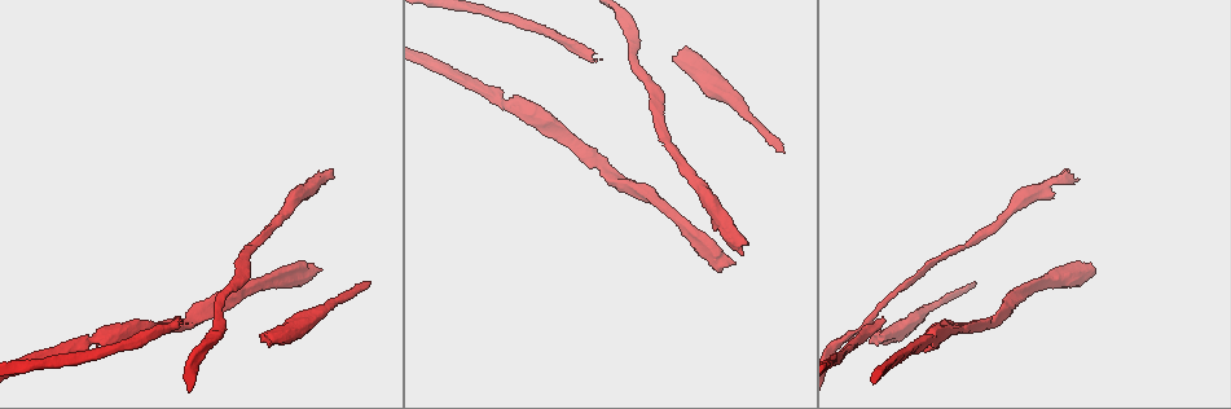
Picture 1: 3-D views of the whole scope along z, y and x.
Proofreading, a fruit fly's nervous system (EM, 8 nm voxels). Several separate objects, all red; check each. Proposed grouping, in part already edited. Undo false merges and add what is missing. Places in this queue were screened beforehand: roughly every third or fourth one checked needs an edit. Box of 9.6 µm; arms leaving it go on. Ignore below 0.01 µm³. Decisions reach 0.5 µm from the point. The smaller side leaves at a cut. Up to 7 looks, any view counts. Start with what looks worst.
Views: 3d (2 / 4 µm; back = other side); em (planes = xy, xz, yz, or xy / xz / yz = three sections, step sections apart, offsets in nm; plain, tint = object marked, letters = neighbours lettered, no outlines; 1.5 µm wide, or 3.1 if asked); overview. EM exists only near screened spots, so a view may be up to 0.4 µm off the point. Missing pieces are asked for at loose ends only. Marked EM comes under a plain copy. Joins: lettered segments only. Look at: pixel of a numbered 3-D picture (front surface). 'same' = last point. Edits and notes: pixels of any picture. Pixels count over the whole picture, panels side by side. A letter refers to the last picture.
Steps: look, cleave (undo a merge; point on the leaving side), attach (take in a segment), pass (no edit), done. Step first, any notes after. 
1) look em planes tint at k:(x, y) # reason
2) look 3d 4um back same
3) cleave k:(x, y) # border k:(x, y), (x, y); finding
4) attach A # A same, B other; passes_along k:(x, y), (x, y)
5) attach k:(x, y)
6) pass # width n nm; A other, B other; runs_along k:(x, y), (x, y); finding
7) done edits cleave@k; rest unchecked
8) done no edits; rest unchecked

look em yz step 4 letters at 1:(881, 321) # free end

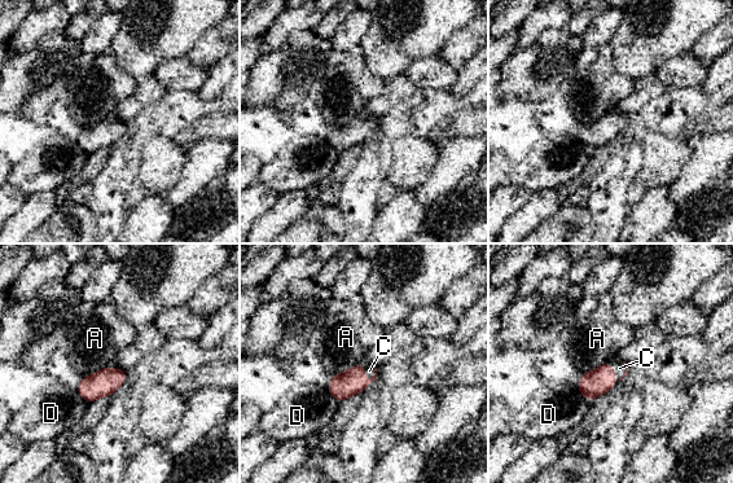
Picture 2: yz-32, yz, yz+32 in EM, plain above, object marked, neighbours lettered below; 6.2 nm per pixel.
look em planes letters same

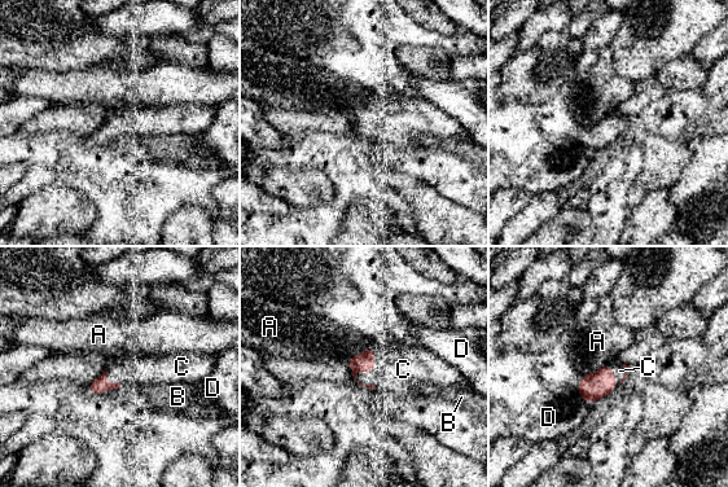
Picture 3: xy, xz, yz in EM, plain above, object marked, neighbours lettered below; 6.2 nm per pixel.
attach C # A other, B other, C same, D other; passes_along 3:(364, 362), (362, 371), (402, 371); it goes on there

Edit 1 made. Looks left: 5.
look 3d 4um at 1:(517, 108) # sudden change in width

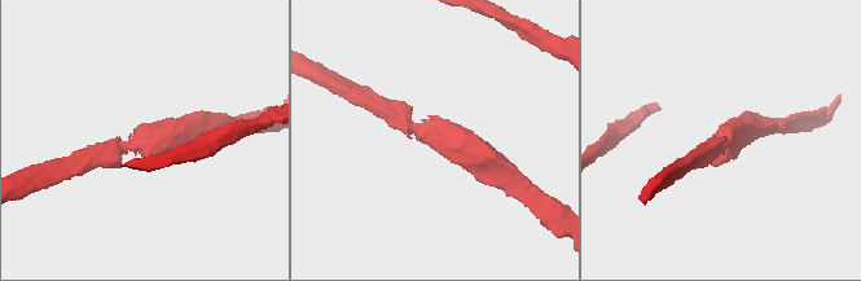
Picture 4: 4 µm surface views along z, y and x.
look em planes letters at 4:(142, 143)

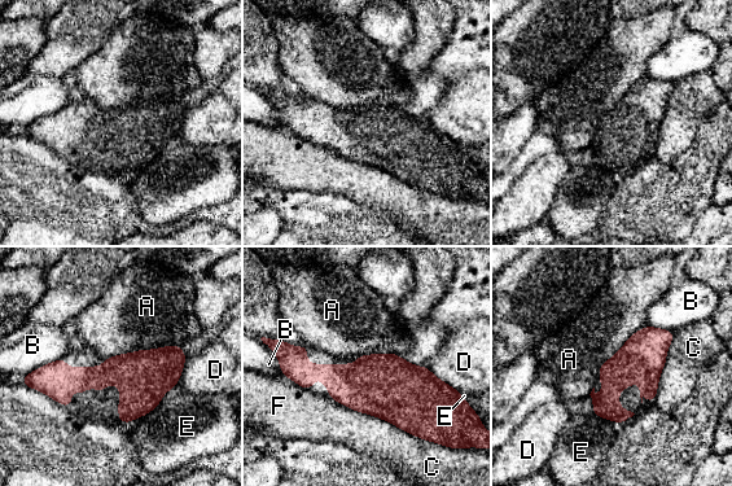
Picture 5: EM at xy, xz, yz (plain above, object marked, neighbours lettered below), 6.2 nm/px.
pass # width 260 nm; longest_contact C 650 nm; A other, B other, C other, D other, E other, F other; all the same cell

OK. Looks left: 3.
look em xz step 4 tint at 1:(695, 234) # calibre changes

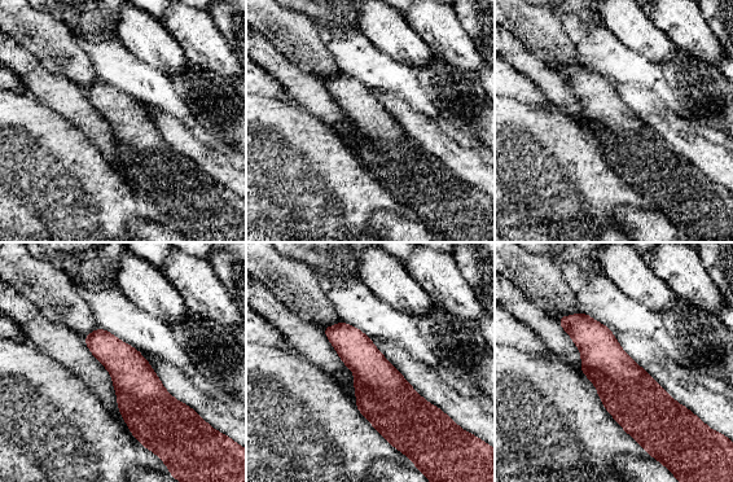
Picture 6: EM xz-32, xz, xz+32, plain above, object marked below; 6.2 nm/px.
look em planes letters same

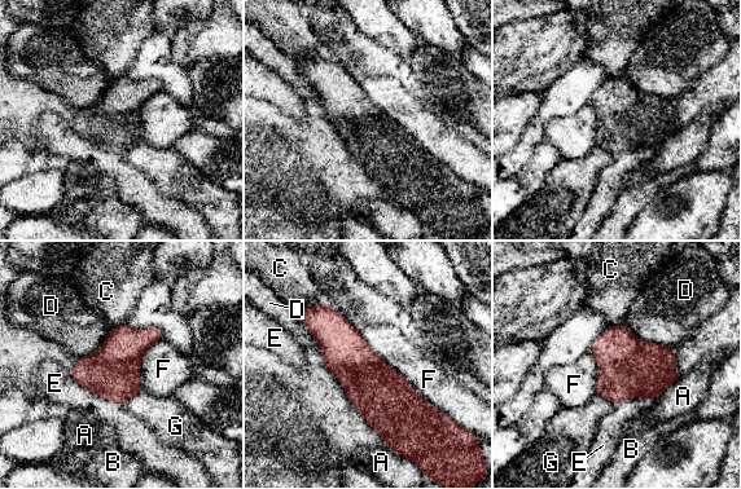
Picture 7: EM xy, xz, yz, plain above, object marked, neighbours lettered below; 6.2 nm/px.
pass # A other, B other, C other, D other, E other, F other, G other; border 7:(327, 303), (378, 357), (444, 413); continuous, no second cell

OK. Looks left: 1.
done edits attach@3; rest unchecked

